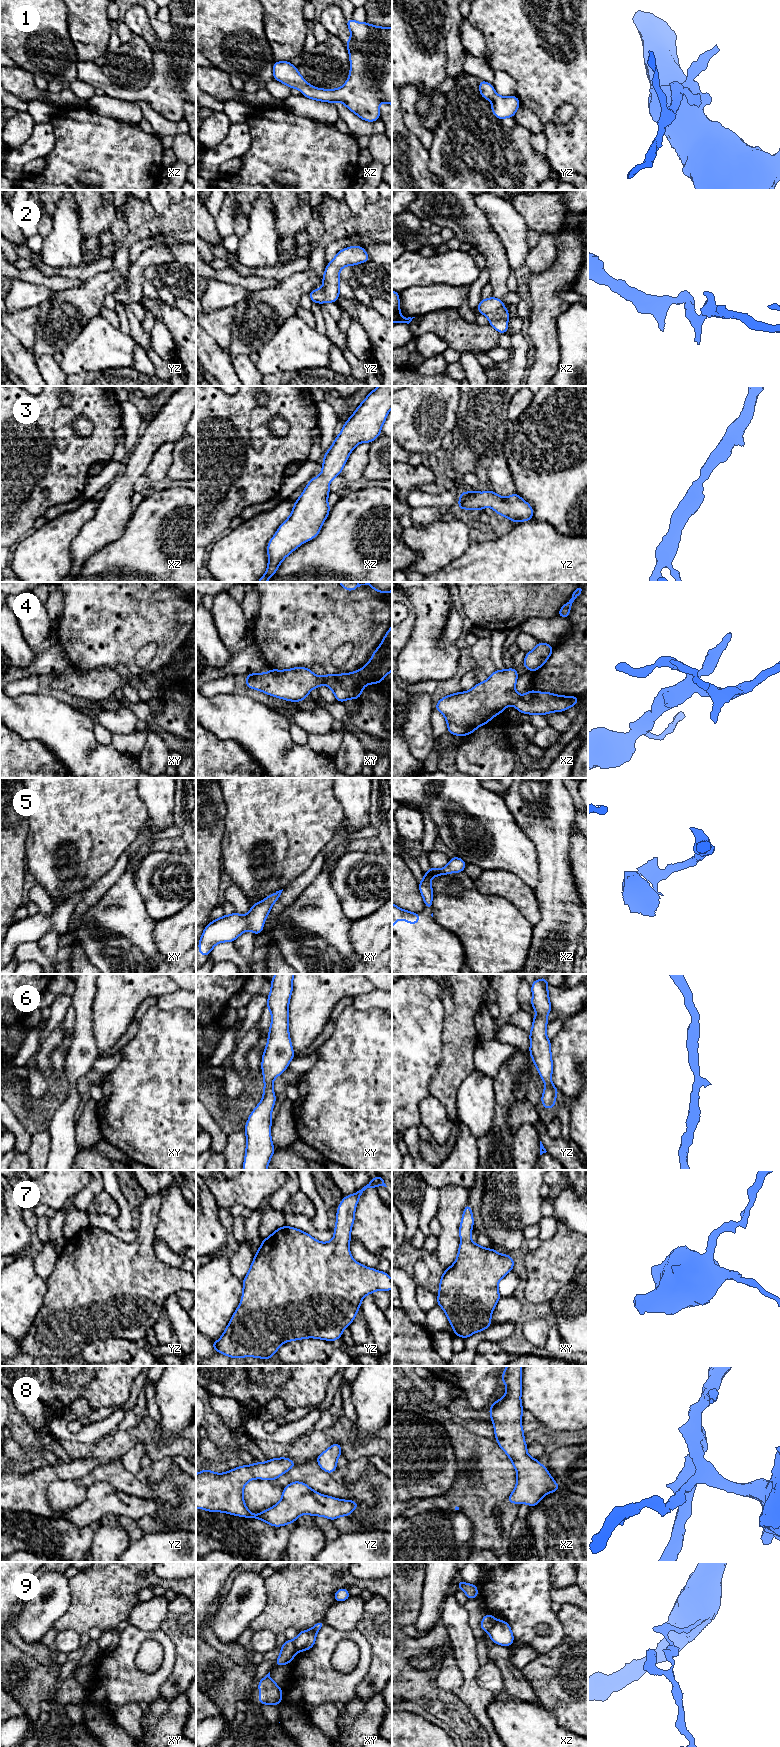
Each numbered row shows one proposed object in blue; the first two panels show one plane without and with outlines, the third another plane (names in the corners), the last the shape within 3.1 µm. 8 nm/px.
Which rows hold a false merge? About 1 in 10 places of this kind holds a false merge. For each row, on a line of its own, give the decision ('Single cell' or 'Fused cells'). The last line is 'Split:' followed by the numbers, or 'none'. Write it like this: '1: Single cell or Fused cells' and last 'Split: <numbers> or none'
1: Single cell
2: Single cell
3: Single cell
4: Single cell
5: Single cell
6: Single cell
7: Single cell
8: Single cell
9: Fused cells
Split: 9

